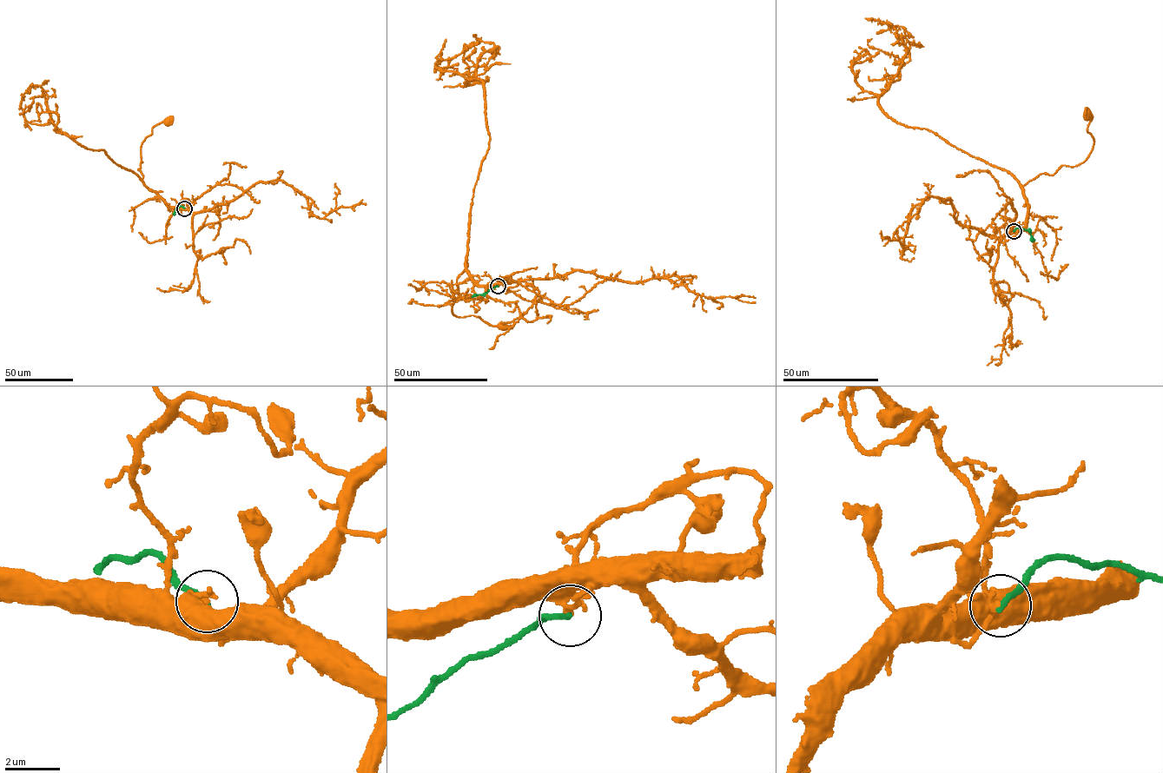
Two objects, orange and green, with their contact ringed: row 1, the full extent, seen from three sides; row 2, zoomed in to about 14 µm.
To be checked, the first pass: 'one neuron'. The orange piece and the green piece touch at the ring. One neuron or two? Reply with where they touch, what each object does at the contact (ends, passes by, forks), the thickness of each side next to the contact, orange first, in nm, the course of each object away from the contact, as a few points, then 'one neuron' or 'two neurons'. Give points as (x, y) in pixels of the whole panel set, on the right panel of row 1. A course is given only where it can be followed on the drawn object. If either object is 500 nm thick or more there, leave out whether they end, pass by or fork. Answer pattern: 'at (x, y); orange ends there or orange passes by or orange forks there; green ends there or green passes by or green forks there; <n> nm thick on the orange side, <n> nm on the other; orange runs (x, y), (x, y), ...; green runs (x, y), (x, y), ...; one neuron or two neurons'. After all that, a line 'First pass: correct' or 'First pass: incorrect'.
at (1014, 231); orange ends there; green ends there; 320 nm thick on the orange side, 200 nm on the other; orange runs (1013, 231), (1024, 228), (1027, 218), (1022, 187), (1086, 160), (1093, 140), (1088, 114); green runs (1013, 231), (1018, 227), (1027, 229), (1034, 240); two neurons
First pass: incorrect

